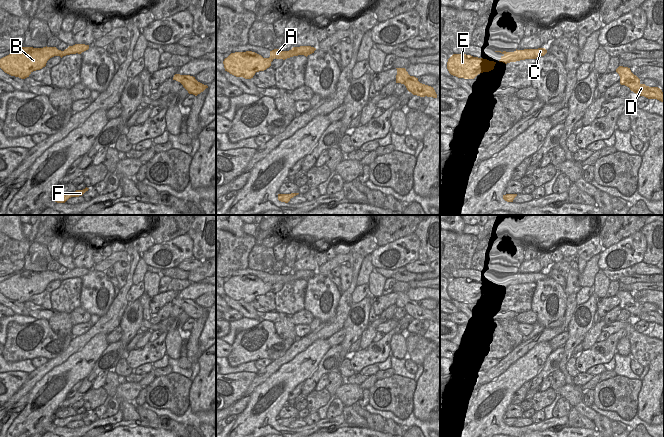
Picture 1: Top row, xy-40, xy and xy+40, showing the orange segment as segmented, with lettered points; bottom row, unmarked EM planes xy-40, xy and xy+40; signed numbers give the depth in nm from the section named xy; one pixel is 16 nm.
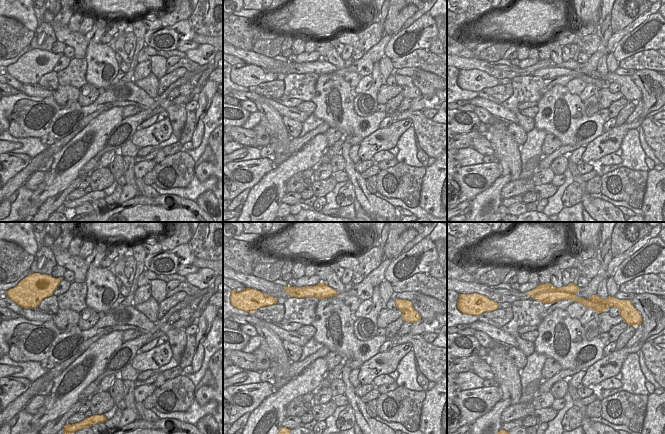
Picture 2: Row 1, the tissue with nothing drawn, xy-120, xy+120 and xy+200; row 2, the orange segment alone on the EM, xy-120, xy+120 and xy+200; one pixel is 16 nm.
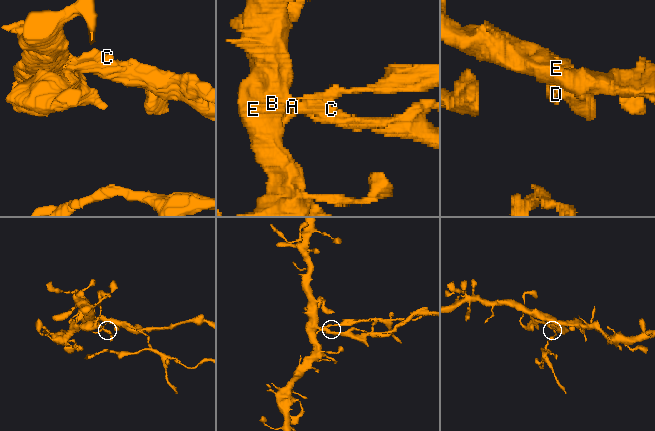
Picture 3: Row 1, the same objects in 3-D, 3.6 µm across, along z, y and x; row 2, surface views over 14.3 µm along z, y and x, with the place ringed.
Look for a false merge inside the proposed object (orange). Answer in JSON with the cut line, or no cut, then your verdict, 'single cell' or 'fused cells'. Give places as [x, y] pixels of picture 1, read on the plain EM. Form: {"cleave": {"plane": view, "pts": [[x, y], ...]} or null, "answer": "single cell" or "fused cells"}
{"cleave": {"plane": "xy", "pts": [[297, 277], [288, 281]]}, "answer": "fused cells"}

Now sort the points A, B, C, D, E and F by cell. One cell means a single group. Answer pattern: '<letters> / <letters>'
A B E / C D F

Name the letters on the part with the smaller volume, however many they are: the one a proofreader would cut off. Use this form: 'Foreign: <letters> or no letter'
Foreign: C, D, F

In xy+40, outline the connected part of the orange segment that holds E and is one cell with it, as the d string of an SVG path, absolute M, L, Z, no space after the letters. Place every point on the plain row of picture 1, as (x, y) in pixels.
M453 278L447 286L447 293L449 297L458 302L474 303L478 298L489 296L494 293L496 286L487 283L473 281L466 278Z

